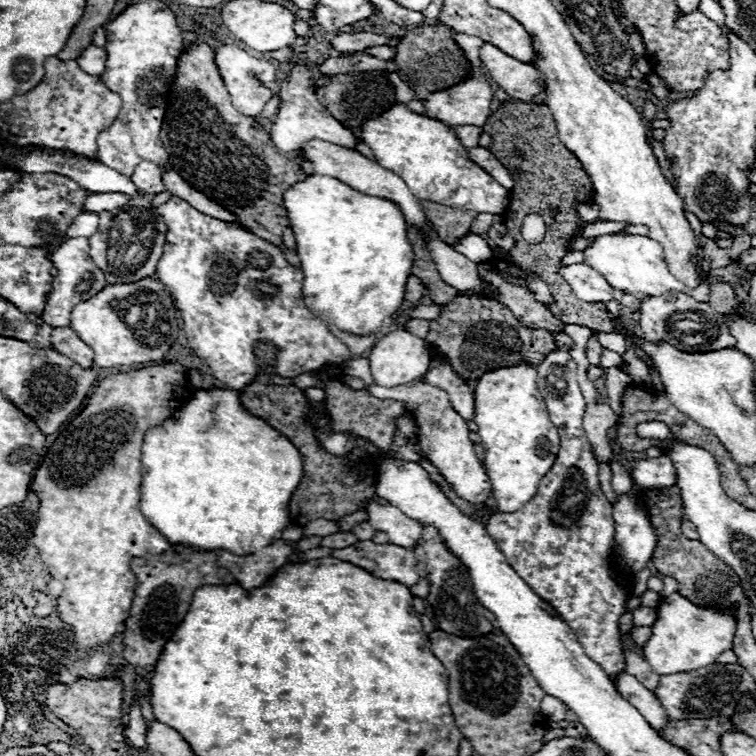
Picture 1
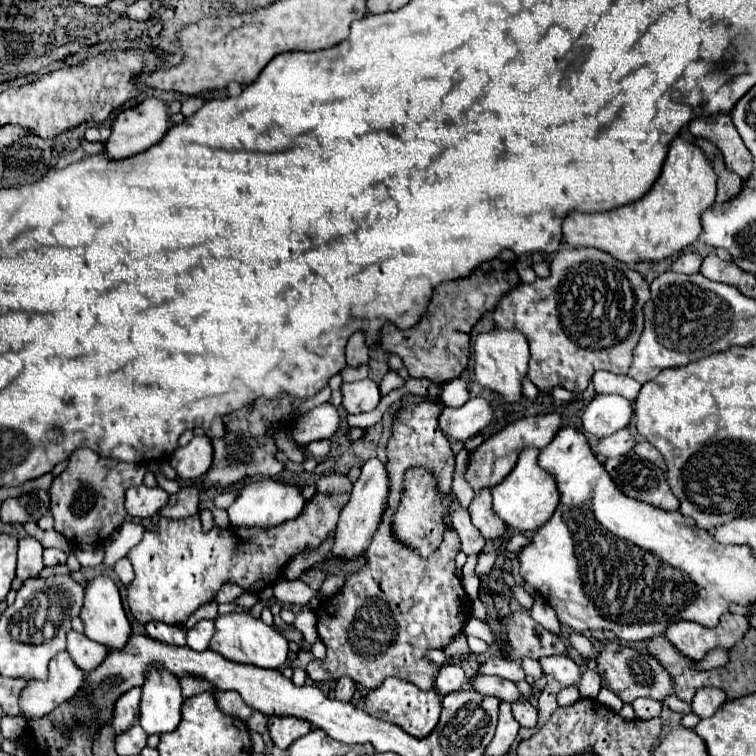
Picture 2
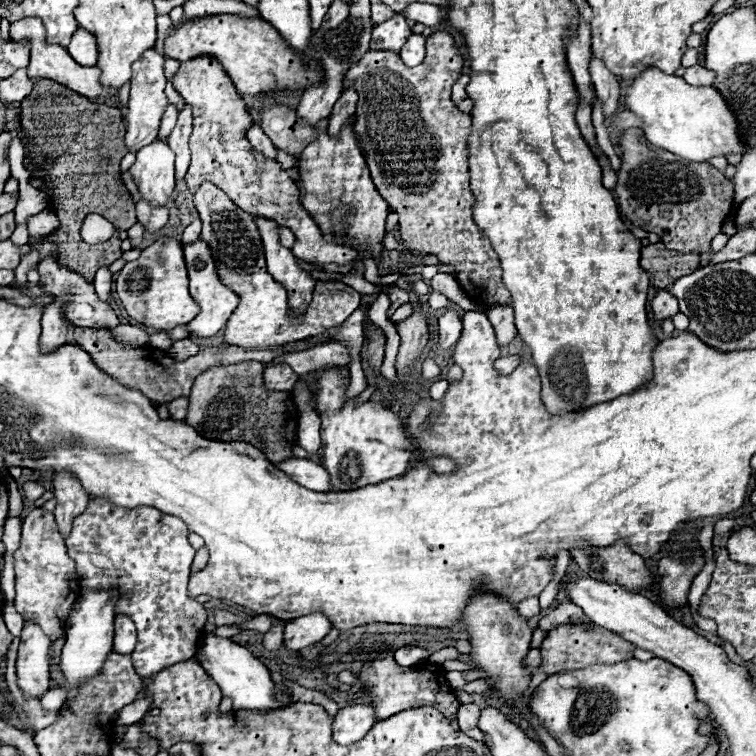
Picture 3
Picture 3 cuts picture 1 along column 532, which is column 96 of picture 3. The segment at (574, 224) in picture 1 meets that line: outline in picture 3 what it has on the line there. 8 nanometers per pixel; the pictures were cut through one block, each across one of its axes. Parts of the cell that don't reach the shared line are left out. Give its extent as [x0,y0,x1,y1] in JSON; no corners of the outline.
[20,78,136,282]

